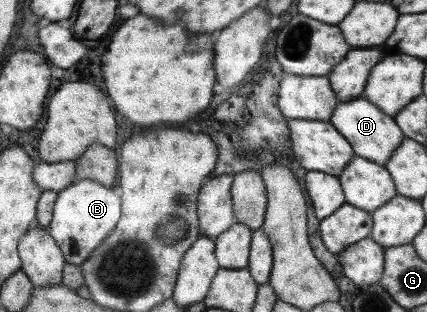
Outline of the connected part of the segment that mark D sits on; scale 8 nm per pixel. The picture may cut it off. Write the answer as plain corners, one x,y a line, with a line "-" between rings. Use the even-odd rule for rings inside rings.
360,96
350,102
341,102
335,108
329,120
352,144
355,154
379,165
385,165
391,159
393,152
403,143
404,132
399,127
395,117
388,116
365,96

